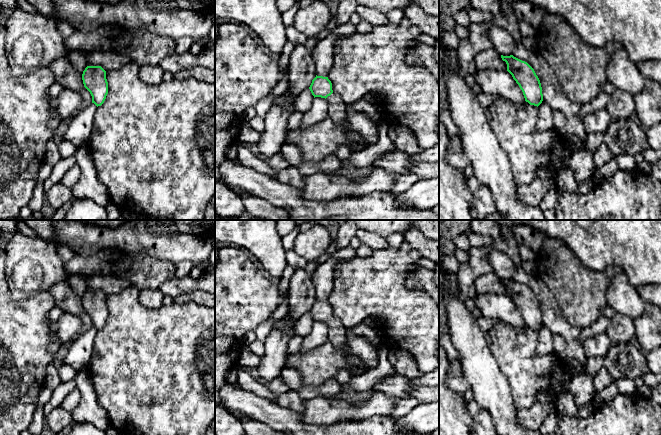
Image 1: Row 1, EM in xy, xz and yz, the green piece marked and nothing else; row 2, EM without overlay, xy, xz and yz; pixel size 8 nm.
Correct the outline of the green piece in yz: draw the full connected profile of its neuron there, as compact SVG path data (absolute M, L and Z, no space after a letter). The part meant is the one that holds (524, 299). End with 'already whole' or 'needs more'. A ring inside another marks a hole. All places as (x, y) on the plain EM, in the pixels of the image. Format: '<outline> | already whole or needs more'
M501 279L501 282L507 288L507 295L522 314L525 325L538 331L543 325L543 318L540 304L534 293L527 286L513 279Z | already whole

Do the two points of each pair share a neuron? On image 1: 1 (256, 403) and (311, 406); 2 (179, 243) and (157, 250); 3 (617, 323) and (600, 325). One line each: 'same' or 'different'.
1: different
2: same
3: different

